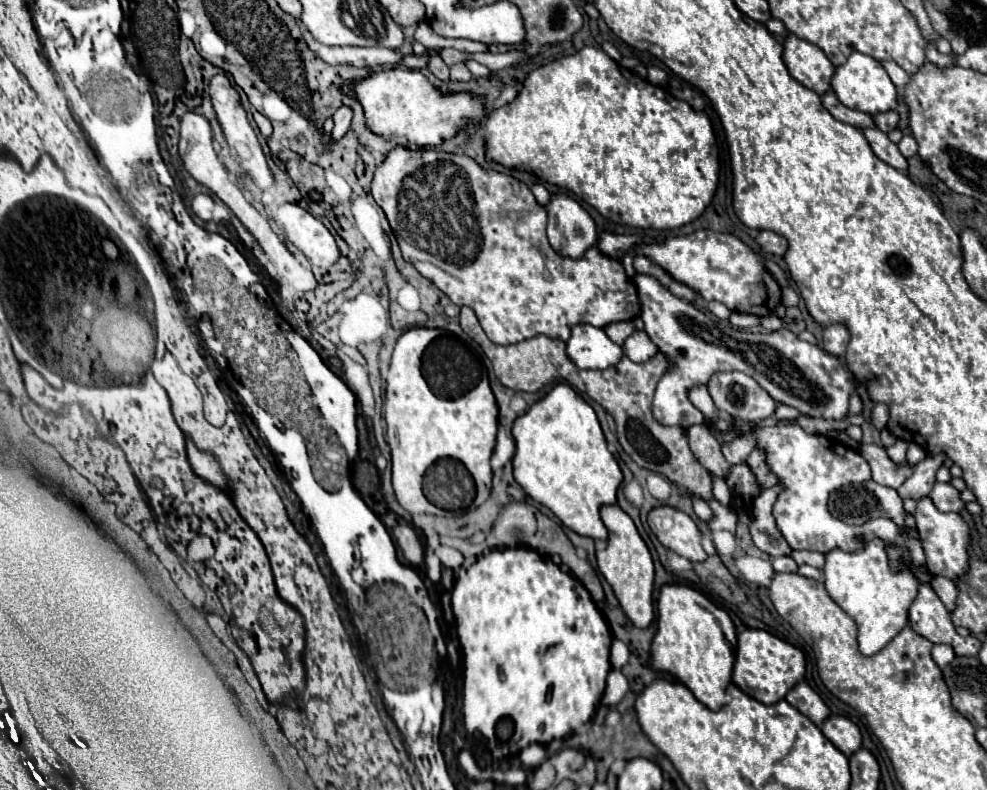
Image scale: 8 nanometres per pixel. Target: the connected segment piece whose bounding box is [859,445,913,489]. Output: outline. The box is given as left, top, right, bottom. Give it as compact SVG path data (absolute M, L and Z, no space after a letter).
M859 445L859 453L871 465L873 481L879 483L879 485L899 489L905 483L905 479L913 473L911 463L905 461L903 465L899 465L899 463L891 461L891 457L887 455L885 447L881 447L881 445Z

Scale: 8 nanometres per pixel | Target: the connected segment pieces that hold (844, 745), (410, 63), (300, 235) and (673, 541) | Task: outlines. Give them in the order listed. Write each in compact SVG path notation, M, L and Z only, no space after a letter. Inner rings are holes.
M835 715L829 717L821 725L821 731L847 757L851 757L855 751L861 749L861 731L847 717L835 717Z
M405 55L399 65L405 65L407 69L421 69L427 65L427 55Z
M283 203L273 217L291 241L317 267L329 267L341 257L329 229L299 205Z
M659 507L649 513L651 531L671 551L689 561L705 561L709 555L701 545L701 533L695 521L673 507Z

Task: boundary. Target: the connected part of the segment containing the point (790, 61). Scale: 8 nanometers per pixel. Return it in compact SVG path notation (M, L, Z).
M791 33L783 41L783 47L785 47L783 51L785 65L793 79L797 79L801 85L805 85L807 89L819 95L831 91L831 79L833 79L835 67L825 57L825 53L817 49L817 45L809 41L801 41Z

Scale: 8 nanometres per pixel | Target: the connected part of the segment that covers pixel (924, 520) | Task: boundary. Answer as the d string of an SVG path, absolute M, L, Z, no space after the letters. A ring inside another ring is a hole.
M921 497L917 501L917 531L927 555L927 567L933 575L943 575L951 581L957 581L959 577L965 577L971 567L971 557L969 557L969 545L971 545L971 527L959 513L941 513L931 497Z

